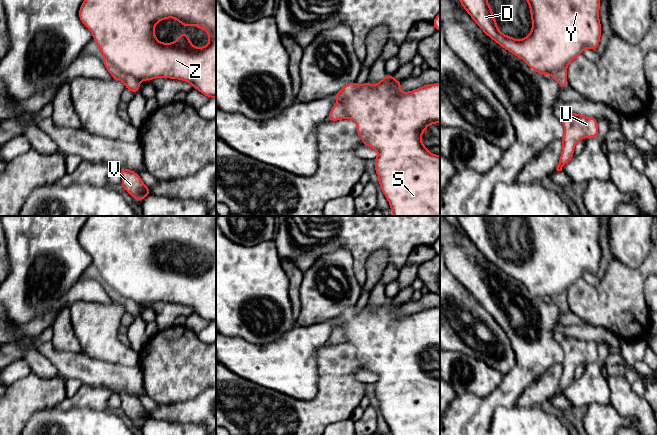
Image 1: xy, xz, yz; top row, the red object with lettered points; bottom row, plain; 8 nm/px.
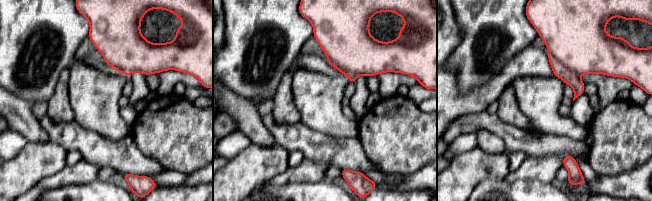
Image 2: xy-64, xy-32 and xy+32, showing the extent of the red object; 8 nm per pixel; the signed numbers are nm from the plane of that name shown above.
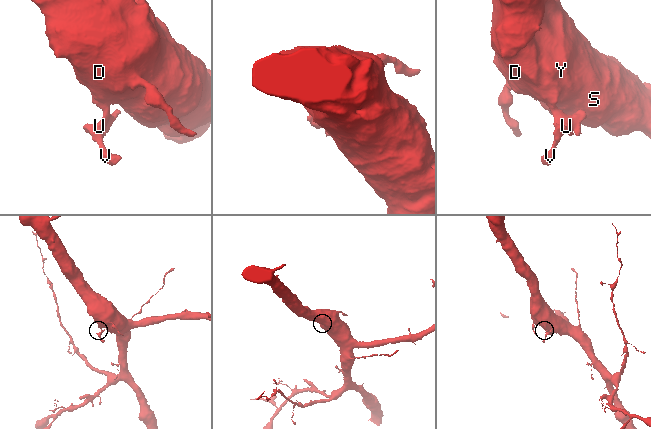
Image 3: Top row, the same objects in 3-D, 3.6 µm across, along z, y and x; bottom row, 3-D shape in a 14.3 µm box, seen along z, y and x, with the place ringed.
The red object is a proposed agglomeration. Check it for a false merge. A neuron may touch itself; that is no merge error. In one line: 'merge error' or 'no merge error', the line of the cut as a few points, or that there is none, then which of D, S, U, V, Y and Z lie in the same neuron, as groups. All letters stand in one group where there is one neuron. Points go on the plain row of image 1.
no merge error; no cut; D S U V Y Z

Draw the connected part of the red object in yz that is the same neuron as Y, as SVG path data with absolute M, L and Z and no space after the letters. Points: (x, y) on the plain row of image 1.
M456 216L457 221L476 248L504 273L521 282L531 293L546 299L549 298L557 305L561 313L567 312L567 290L577 282L584 272L596 274L601 261L599 244L600 216L522 216L530 231L532 248L531 257L523 263L516 264L506 260L498 254L497 245L493 241L493 234L488 228L487 216Z

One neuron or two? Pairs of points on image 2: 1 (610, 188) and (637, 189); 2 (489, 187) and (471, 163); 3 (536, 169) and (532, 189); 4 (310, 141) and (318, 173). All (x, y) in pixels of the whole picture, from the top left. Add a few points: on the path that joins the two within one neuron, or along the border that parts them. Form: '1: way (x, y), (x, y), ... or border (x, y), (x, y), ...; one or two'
1: way (617, 186), (630, 185); one
2: border (503, 178), (487, 178), (472, 190); two
3: border (511, 181), (526, 179), (553, 183); two
4: border (304, 157), (327, 163), (330, 166); two

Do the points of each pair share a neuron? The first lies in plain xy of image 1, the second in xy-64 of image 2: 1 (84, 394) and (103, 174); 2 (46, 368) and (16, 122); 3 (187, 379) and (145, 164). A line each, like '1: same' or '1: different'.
1: different
2: same
3: different

